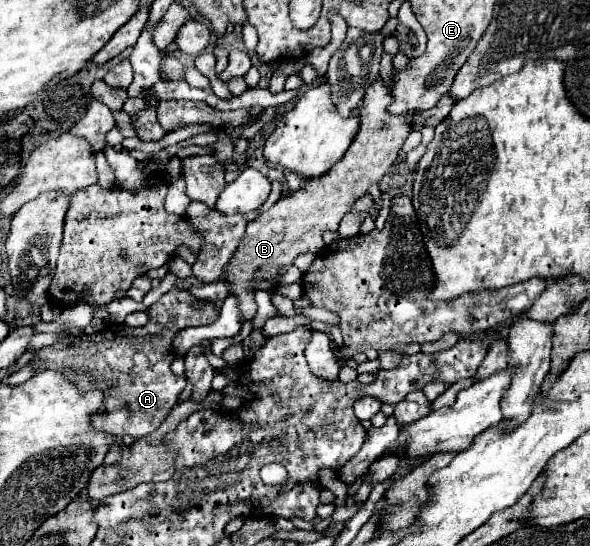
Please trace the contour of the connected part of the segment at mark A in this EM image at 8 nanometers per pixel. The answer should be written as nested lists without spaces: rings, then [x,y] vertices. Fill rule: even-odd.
[[[175,286],[149,308],[149,322],[143,328],[109,322],[95,334],[61,334],[55,344],[37,350],[29,364],[35,368],[35,372],[59,370],[61,374],[65,372],[67,376],[73,376],[81,392],[91,388],[89,380],[95,376],[99,380],[97,386],[105,388],[105,398],[101,408],[91,414],[91,426],[119,438],[125,434],[143,438],[161,426],[165,416],[179,402],[179,394],[187,384],[183,376],[175,376],[169,368],[175,360],[175,334],[189,326],[211,324],[219,318],[219,310],[213,302],[205,302],[201,310],[195,308],[193,302],[195,298],[187,290]],[[117,384],[121,384],[119,390]]]

